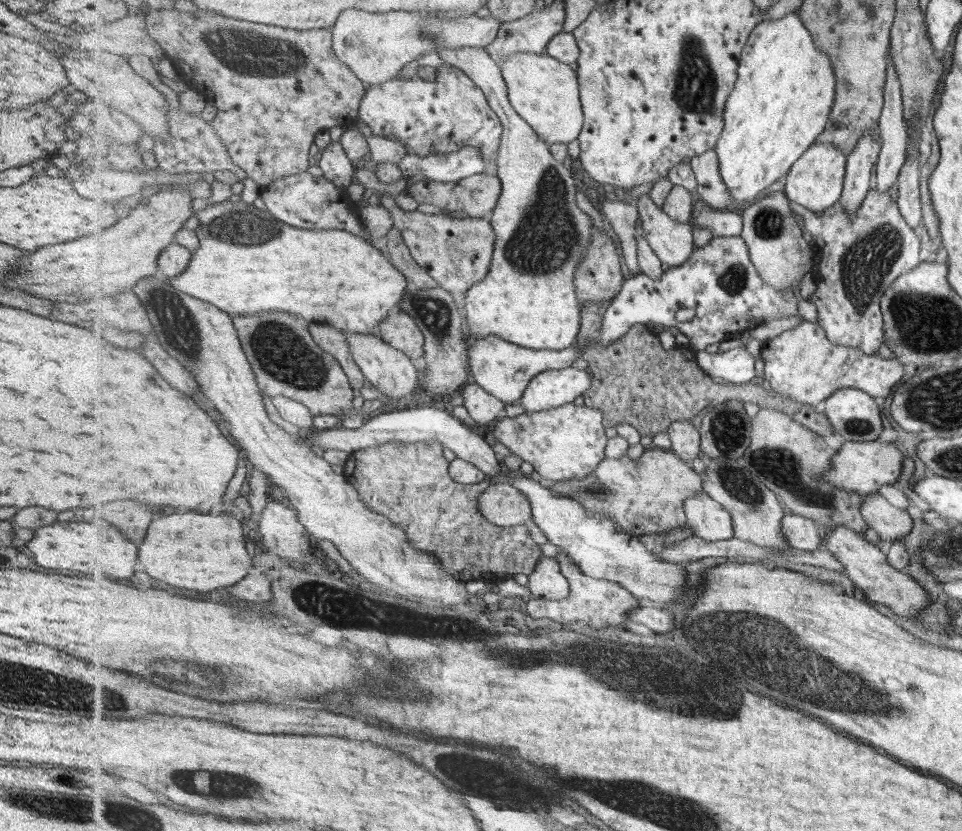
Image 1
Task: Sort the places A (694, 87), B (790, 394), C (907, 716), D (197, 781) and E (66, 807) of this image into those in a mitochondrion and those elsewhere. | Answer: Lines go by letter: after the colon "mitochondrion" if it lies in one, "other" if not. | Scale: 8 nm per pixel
A: mitochondrion
B: other
C: mitochondrion
D: mitochondrion
E: mitochondrion

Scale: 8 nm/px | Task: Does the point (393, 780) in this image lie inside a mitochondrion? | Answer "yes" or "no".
no

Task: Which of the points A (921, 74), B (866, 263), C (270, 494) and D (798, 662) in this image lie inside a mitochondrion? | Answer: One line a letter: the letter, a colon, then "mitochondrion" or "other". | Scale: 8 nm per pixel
A: mitochondrion
B: mitochondrion
C: other
D: mitochondrion

